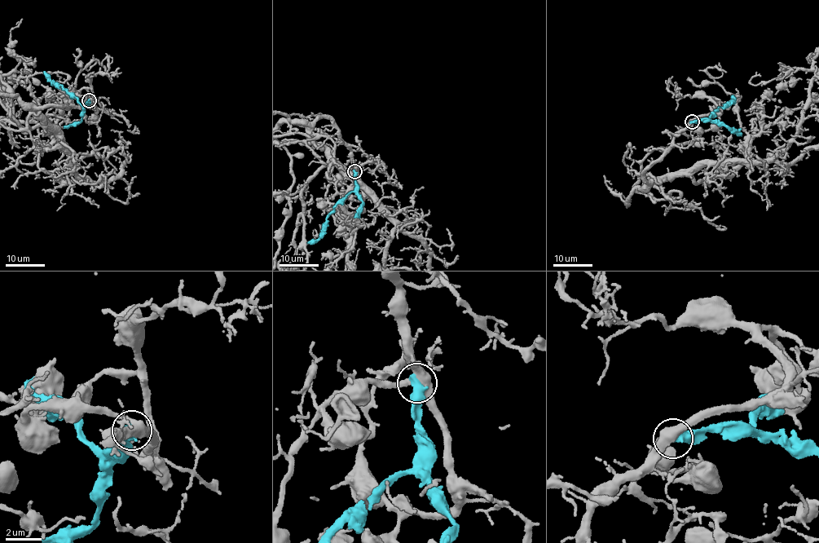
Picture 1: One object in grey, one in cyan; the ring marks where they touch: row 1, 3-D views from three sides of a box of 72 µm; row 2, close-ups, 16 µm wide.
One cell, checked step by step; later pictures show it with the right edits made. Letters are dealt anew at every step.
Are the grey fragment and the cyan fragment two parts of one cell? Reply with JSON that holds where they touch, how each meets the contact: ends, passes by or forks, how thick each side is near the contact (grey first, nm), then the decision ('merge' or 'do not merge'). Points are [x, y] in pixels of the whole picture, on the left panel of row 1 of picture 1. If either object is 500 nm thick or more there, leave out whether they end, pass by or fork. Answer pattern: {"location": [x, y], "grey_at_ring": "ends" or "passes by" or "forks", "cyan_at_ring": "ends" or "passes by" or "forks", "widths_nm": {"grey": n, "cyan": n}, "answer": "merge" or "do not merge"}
{"location": [89, 100], "widths_nm": {"grey": 480, "cyan": 550}, "answer": "do not merge"}

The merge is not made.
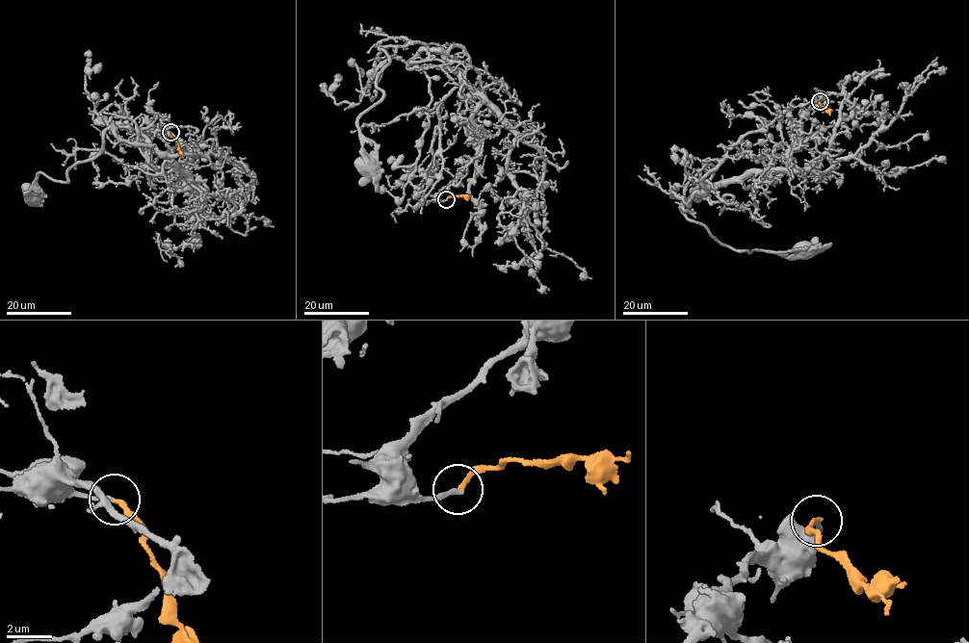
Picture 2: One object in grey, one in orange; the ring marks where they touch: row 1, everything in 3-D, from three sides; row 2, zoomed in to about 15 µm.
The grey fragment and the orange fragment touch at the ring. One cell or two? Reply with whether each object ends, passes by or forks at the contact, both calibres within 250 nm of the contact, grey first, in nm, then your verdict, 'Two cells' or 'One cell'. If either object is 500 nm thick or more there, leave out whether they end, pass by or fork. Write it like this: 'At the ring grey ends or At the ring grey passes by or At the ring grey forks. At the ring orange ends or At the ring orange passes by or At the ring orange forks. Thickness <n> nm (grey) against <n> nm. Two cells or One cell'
At the ring grey ends. At the ring orange ends. Thickness 200 nm (grey) against 180 nm. One cell

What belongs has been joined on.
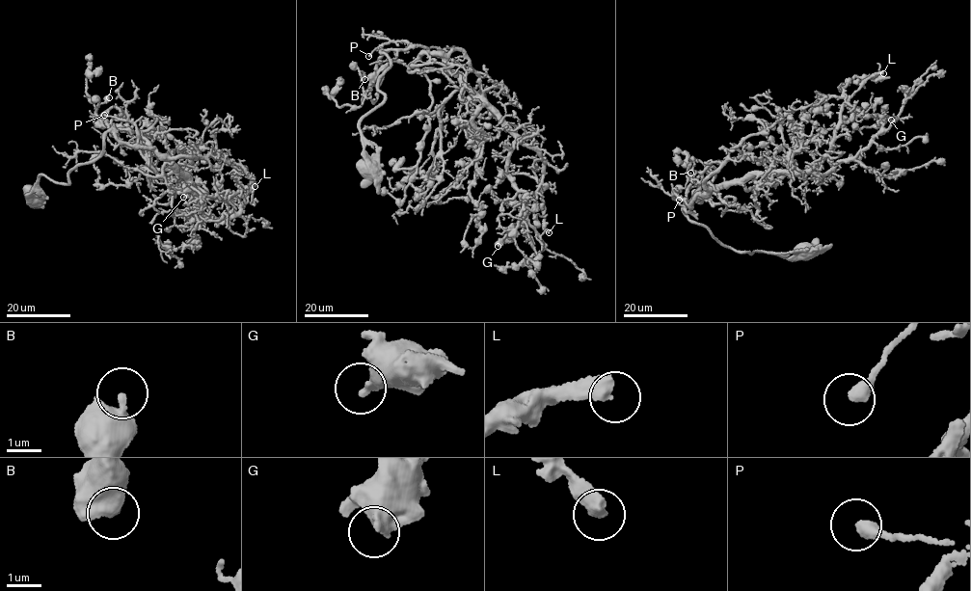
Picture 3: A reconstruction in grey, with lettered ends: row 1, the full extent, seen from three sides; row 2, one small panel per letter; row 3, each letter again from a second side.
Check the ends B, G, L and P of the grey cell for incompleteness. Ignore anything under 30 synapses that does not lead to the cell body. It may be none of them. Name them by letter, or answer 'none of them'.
L

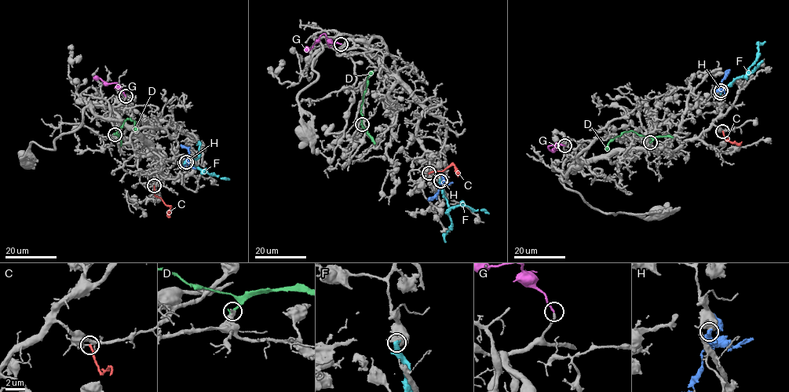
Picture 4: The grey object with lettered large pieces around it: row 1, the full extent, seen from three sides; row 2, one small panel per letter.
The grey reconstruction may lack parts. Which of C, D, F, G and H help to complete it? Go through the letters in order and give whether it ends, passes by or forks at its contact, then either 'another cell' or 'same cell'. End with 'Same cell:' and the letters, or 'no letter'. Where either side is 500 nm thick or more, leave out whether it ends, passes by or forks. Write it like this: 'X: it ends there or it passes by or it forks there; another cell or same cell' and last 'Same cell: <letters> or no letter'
C: it ends there; another cell
D: another cell
F: another cell
G: it ends there; same cell
H: another cell
Same cell: G

